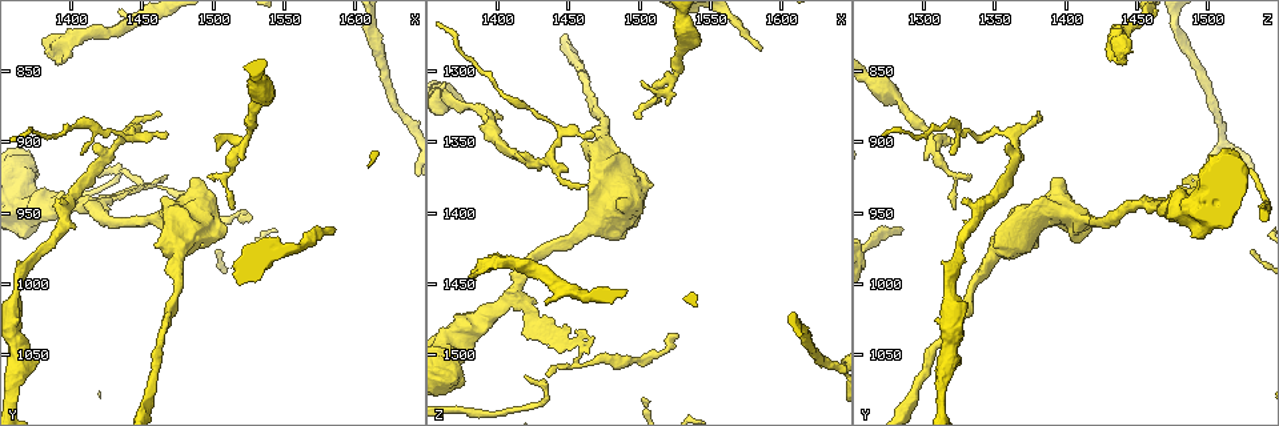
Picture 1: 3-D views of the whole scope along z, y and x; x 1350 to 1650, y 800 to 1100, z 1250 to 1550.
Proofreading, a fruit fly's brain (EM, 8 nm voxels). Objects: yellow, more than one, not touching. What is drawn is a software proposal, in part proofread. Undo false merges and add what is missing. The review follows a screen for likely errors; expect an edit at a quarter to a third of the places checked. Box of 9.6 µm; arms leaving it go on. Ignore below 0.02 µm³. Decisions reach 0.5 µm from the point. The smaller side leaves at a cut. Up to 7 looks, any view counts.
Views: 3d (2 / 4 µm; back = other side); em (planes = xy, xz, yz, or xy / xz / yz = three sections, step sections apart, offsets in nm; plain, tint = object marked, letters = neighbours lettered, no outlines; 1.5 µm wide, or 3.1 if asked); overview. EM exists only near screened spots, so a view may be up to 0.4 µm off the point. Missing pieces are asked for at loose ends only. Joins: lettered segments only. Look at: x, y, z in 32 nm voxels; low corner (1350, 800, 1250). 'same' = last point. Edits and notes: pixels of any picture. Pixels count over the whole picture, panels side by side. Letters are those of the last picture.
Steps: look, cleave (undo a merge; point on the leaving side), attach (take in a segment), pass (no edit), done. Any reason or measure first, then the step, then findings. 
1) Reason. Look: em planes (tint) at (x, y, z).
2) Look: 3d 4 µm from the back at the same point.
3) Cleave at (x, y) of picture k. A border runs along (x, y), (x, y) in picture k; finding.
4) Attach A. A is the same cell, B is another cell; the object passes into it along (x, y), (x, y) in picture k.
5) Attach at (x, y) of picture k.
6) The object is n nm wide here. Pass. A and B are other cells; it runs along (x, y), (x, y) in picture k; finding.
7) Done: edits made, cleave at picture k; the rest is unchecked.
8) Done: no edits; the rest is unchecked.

Sudden change in width. Look: em yz step 4 (plain) at (1408, 946, 1458).

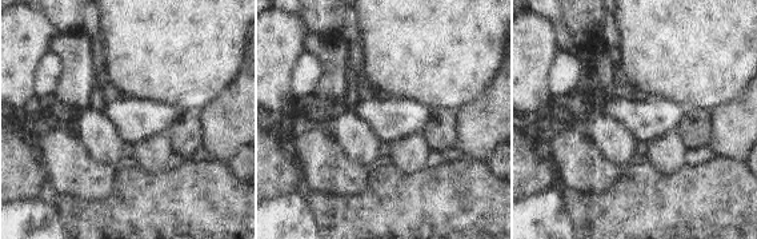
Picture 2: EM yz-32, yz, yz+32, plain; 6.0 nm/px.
See the neighbours. Look: em yz step 4 (letters) at the same point.

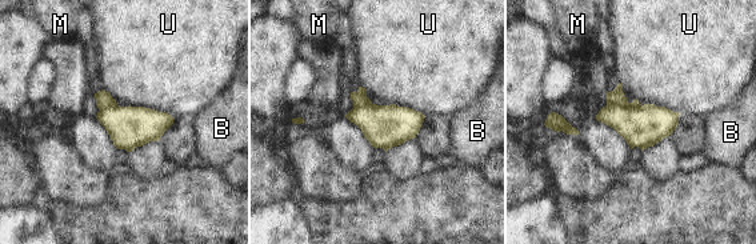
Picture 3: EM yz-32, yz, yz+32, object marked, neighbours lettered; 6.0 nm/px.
Cleave at (616, 98) of picture 3. B, M and U are other cells; a border runs along (607, 103), (615, 106), (642, 106) in picture 3; two neurons meet here.

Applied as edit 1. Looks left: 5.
Look: overview.

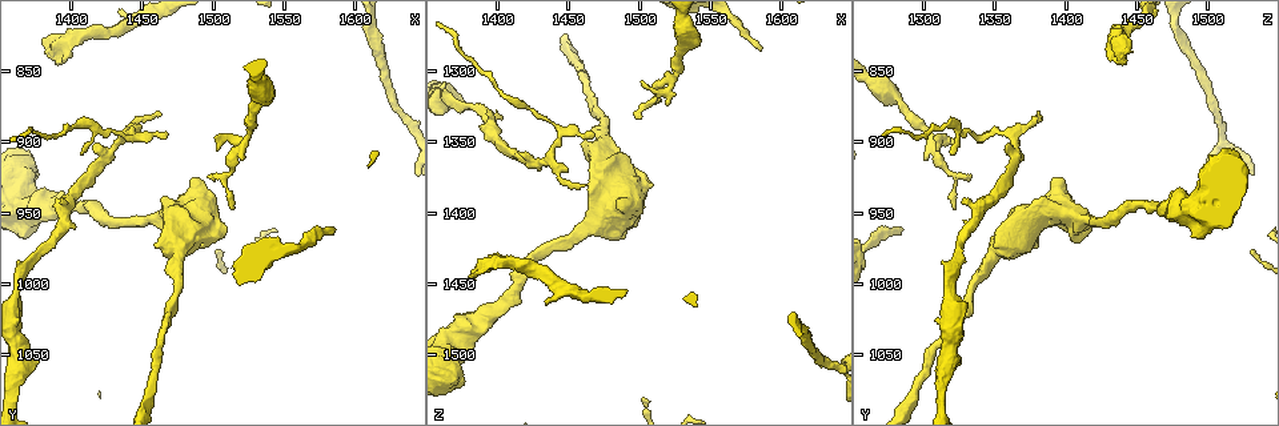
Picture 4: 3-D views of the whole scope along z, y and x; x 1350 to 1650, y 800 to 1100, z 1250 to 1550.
Branch stops here. Look: 3d 4 µm from the back at (1498, 924, 1334).

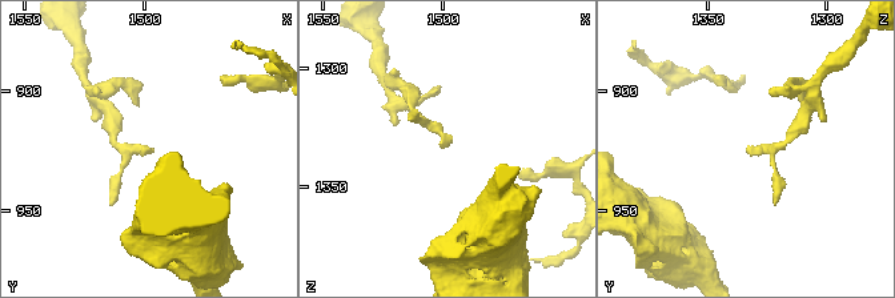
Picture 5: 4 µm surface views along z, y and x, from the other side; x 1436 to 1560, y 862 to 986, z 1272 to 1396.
Need the tissue. Look: em planes (letters) at (1499, 925, 1334).

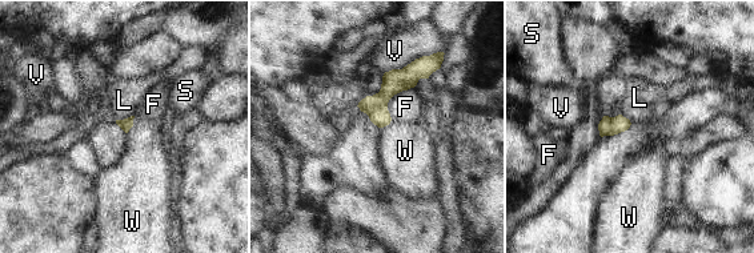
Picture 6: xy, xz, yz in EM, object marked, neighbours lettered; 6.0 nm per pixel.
Pass. F, L, S, V and W are other cells; a border runs along (135, 117), (133, 125), (127, 133) in picture 6; none of them fits.

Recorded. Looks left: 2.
Thin end. Look: em planes (tint) at (1586, 962, 1284).

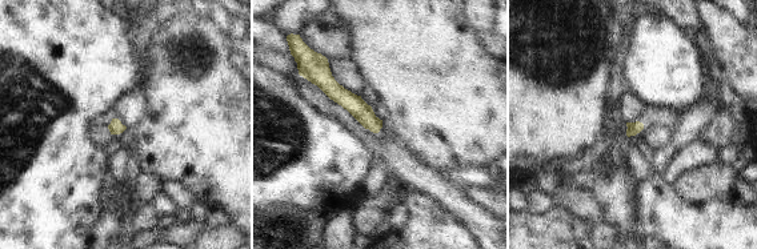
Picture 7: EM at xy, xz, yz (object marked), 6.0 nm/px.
See the neighbours. Look: em planes (letters) at the same point.

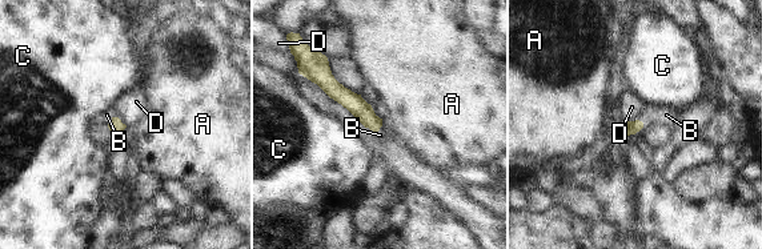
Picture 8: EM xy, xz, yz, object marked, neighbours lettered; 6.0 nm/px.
Attach B. B is the same cell, A, C and D are other cells; the object passes into it along (633, 127), (642, 127), (666, 115) in picture 8; it goes on there.

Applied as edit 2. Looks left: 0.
Done: edits made, cleave at picture 3, attach at picture 8; the rest is unchecked.

